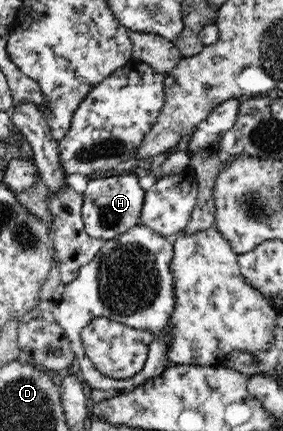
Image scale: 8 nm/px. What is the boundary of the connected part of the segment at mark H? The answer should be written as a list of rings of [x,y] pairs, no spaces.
[[[140,173],[89,179],[82,194],[82,220],[86,232],[103,242],[115,239],[140,224],[146,191],[139,185]]]

